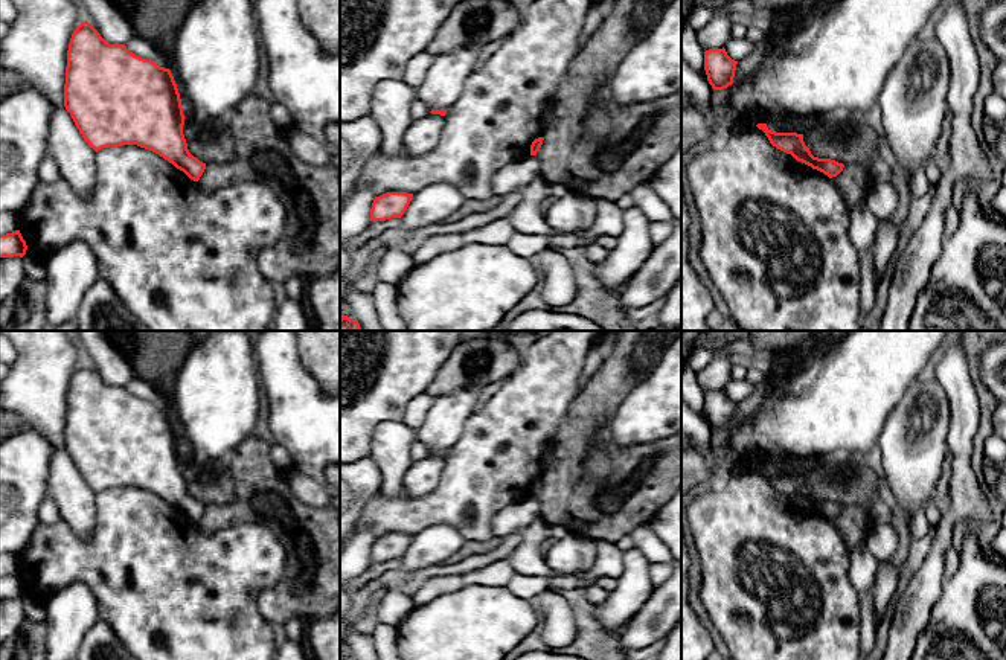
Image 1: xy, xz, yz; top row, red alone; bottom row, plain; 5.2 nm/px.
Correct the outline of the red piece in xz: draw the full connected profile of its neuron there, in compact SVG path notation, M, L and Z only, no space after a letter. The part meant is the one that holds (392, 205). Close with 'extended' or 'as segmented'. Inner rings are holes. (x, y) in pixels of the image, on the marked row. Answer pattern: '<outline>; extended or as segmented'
M387 192L375 197L370 209L370 221L386 221L401 218L407 210L413 194L407 192Z; as segmented

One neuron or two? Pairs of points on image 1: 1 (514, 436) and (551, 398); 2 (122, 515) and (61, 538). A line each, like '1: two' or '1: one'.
1: one
2: one

